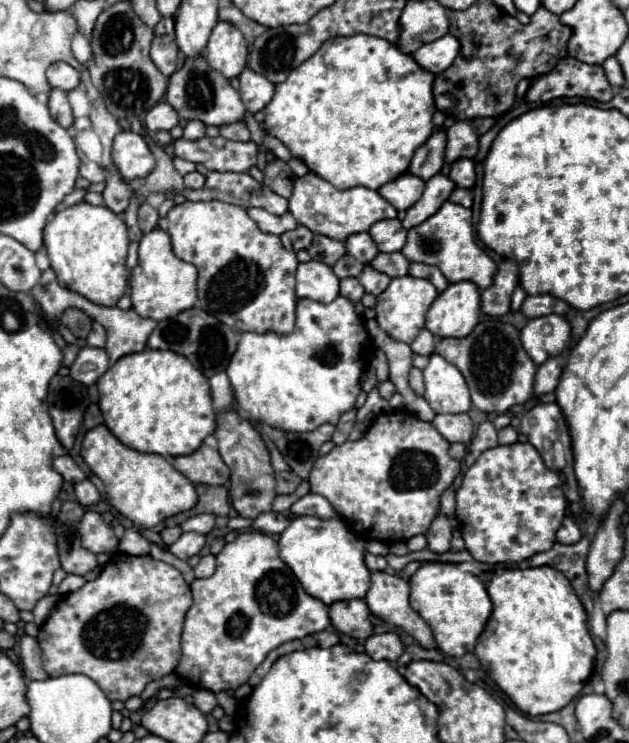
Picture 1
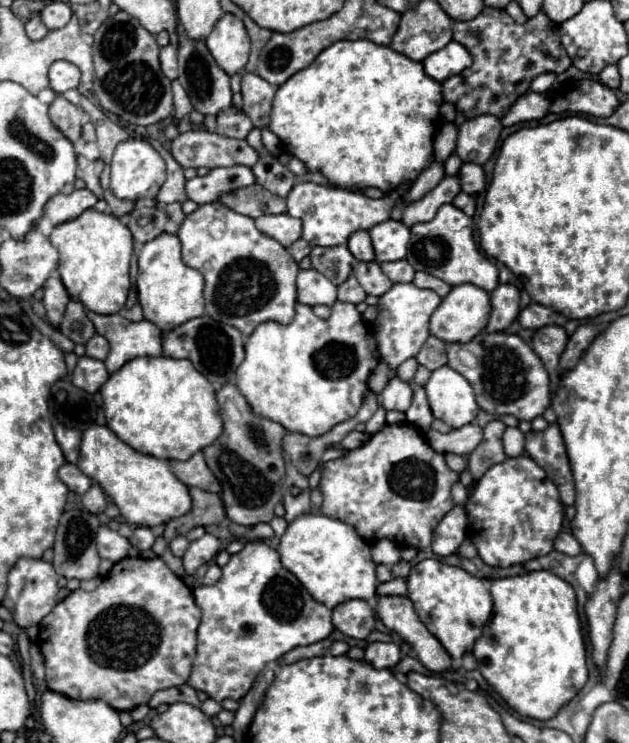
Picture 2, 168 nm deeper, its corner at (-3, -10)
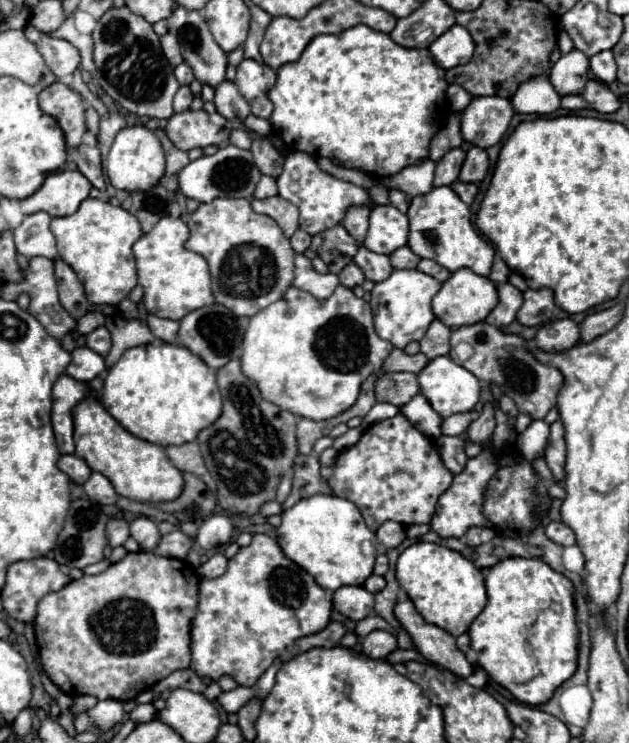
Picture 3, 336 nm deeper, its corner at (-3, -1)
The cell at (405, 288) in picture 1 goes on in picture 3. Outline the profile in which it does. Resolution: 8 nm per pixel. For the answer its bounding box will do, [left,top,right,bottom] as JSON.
[371,270,441,348]

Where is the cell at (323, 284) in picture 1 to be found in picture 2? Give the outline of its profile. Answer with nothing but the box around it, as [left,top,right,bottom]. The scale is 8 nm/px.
[297,269,337,305]

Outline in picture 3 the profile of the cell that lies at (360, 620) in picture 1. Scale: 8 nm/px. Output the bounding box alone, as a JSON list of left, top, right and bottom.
[333,586,375,622]

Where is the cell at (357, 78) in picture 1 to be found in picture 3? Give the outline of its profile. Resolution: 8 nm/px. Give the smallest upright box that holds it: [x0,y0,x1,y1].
[269,24,447,178]

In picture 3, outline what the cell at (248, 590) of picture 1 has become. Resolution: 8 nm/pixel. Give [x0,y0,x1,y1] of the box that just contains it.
[191,534,329,686]

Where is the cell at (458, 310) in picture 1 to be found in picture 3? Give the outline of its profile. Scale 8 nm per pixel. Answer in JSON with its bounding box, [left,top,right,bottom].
[433,268,497,328]

